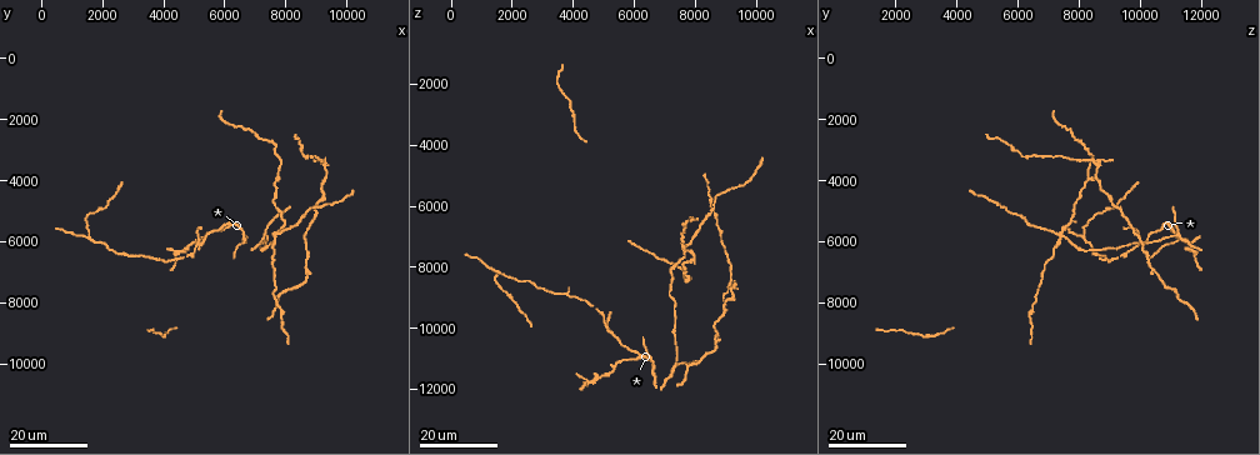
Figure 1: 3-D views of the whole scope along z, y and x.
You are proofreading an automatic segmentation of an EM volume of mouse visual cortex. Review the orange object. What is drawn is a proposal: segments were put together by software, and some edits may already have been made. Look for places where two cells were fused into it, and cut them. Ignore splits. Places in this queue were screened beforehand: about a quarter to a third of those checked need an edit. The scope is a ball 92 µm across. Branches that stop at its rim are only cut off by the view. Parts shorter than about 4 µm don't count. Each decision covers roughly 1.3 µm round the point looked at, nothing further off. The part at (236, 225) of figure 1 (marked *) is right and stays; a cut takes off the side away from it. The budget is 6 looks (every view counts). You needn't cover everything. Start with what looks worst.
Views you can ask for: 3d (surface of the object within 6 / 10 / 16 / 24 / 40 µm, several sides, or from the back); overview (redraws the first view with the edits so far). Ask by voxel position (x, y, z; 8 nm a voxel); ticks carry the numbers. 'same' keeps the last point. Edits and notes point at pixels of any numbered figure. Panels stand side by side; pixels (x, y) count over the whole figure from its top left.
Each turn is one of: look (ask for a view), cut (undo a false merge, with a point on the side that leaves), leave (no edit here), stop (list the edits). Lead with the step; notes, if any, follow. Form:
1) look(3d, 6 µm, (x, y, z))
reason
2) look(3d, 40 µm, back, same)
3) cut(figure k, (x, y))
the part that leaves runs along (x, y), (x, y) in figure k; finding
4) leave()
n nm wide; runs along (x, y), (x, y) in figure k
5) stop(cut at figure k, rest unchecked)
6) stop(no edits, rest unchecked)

look(3d, 24 µm, (7700, 5900, 7400))

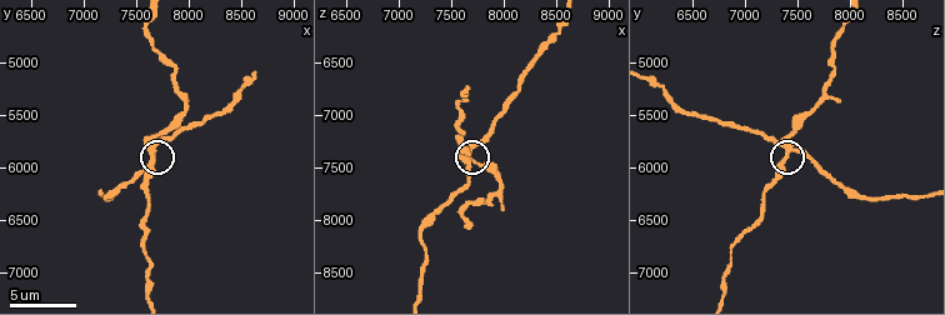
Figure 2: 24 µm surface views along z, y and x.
look(3d, 10 µm, (7640, 5900, 7420))
zoom in

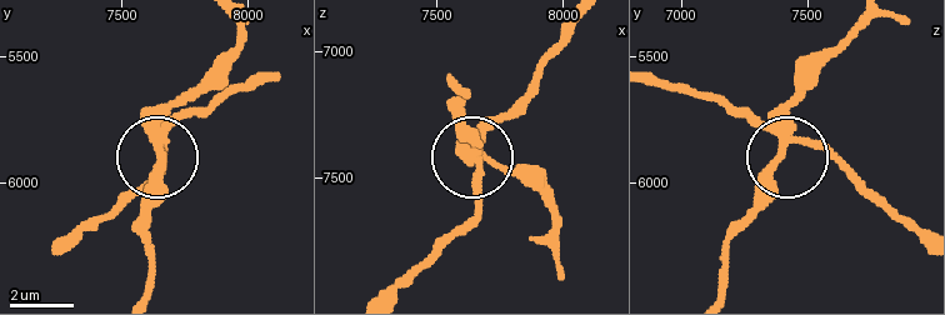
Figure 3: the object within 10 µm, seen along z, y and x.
cut(figure 3, (161, 185))
310 nm wide; a second cell is stuck on

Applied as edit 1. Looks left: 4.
look(overview)

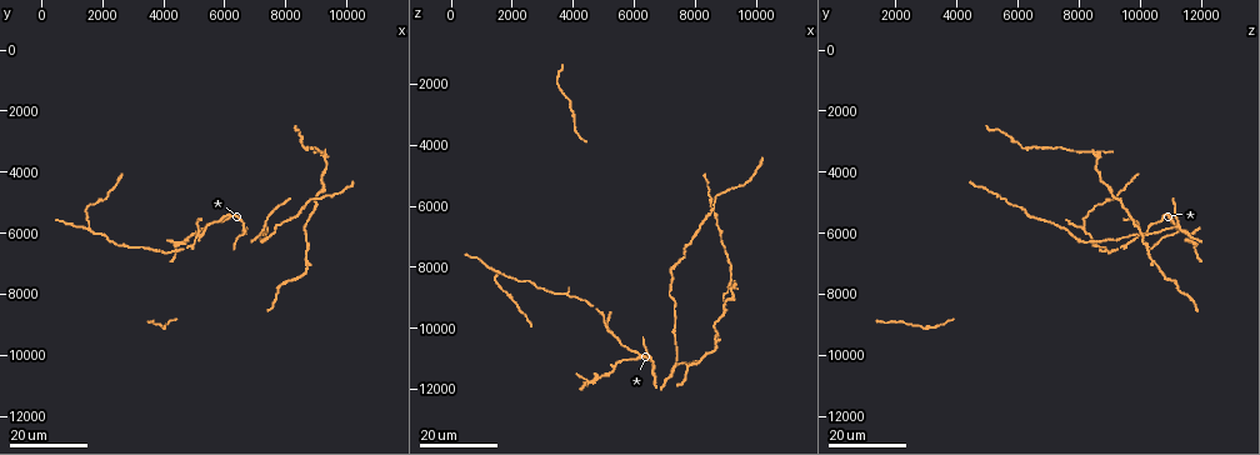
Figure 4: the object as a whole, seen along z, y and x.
look(3d, 24 µm, (6700, 5900, 11300))
a fork

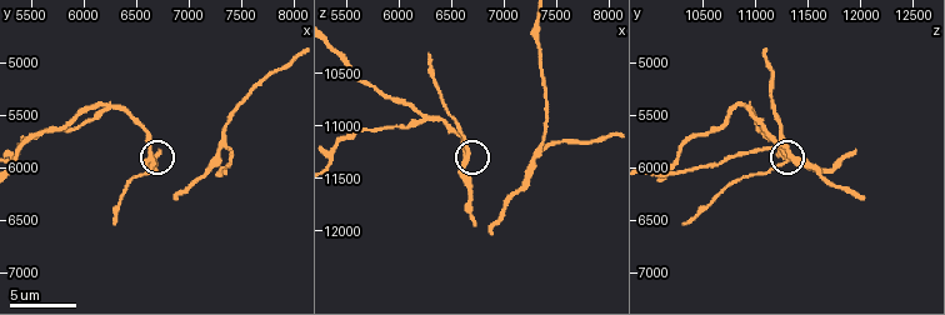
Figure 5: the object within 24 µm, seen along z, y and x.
look(3d, 6 µm, (6680, 5920, 11280))
closer look

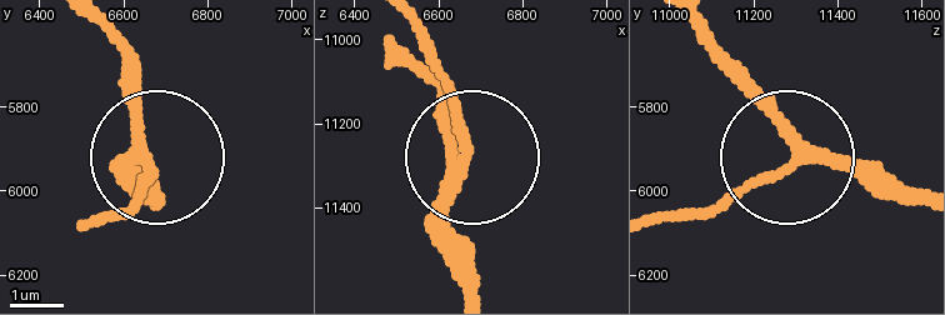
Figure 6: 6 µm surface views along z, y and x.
leave()
210 nm wide; runs along (100, 31), (123, 58), (150, 161), (119, 215) in figure 6; continuous, no second cell

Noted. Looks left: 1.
stop(cut at figure 3, rest unchecked)

